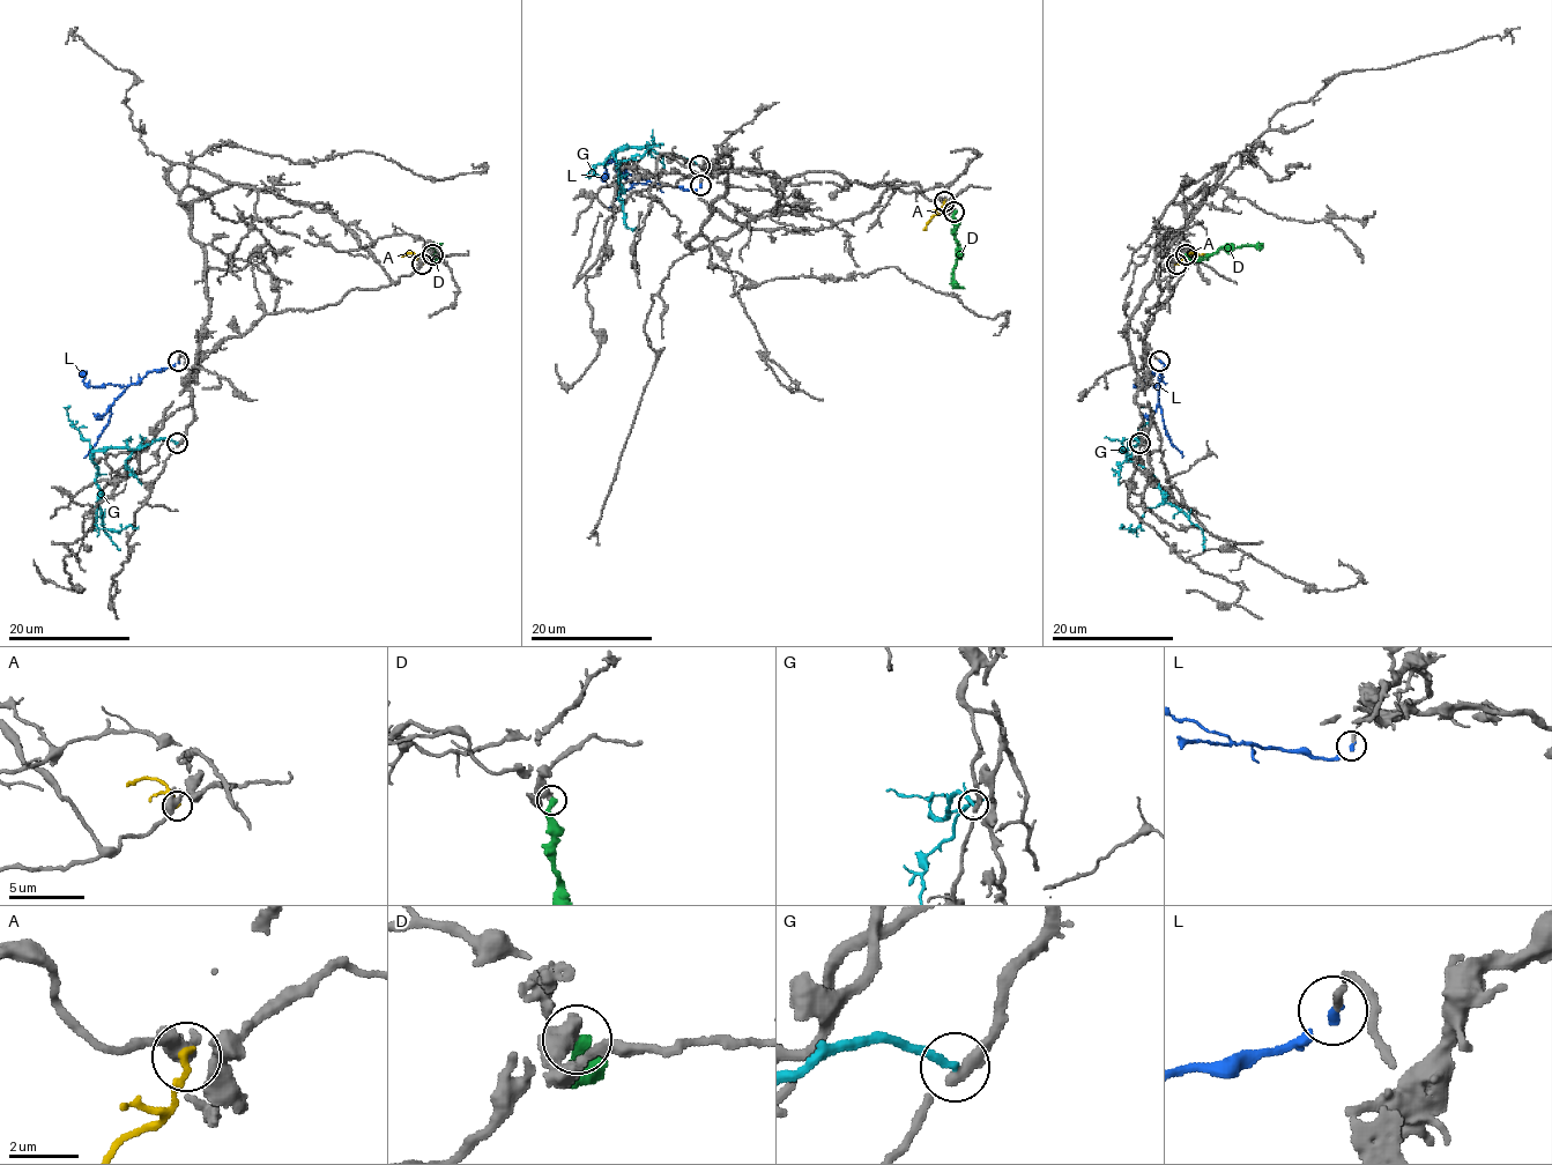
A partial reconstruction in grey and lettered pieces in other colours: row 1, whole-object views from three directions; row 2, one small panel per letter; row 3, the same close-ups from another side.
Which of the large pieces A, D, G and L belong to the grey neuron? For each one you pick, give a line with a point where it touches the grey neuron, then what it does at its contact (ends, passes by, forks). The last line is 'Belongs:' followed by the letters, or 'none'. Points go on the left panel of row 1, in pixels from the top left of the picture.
L: meets grey at (178, 361); it ends there
Belongs: L

